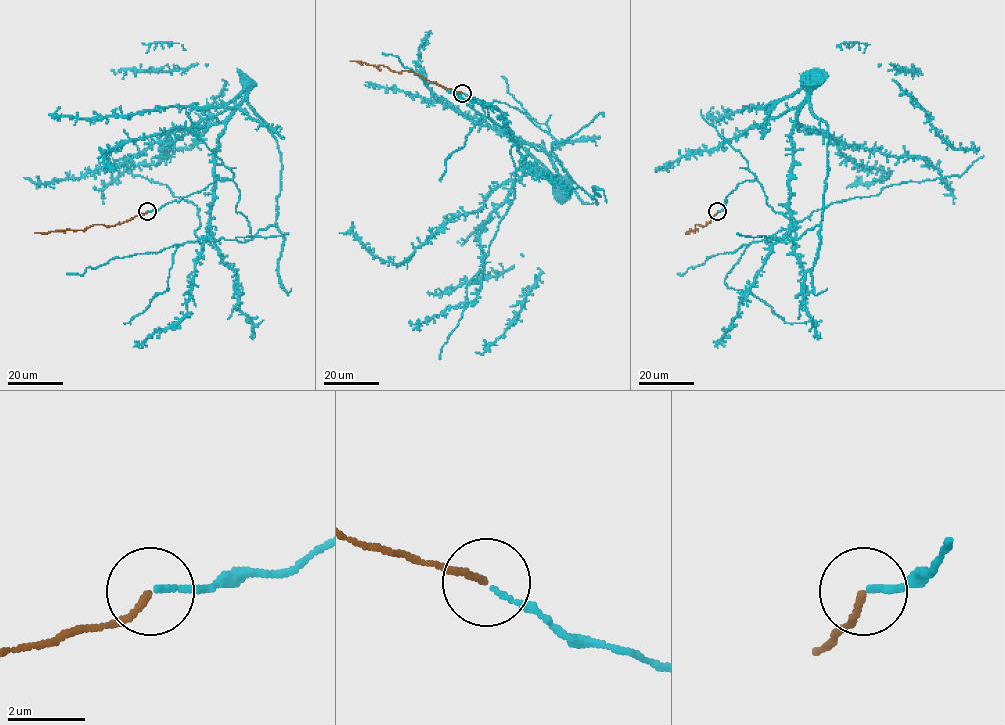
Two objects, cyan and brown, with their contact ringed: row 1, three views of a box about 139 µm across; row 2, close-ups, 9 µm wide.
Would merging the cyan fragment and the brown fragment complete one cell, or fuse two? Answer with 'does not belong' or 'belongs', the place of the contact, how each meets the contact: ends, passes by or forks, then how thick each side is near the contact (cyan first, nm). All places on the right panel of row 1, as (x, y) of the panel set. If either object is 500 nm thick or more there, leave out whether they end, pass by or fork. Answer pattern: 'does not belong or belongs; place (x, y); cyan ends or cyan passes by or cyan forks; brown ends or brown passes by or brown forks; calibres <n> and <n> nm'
belongs; place (717, 211); cyan ends; brown ends; calibres 110 and 160 nm

